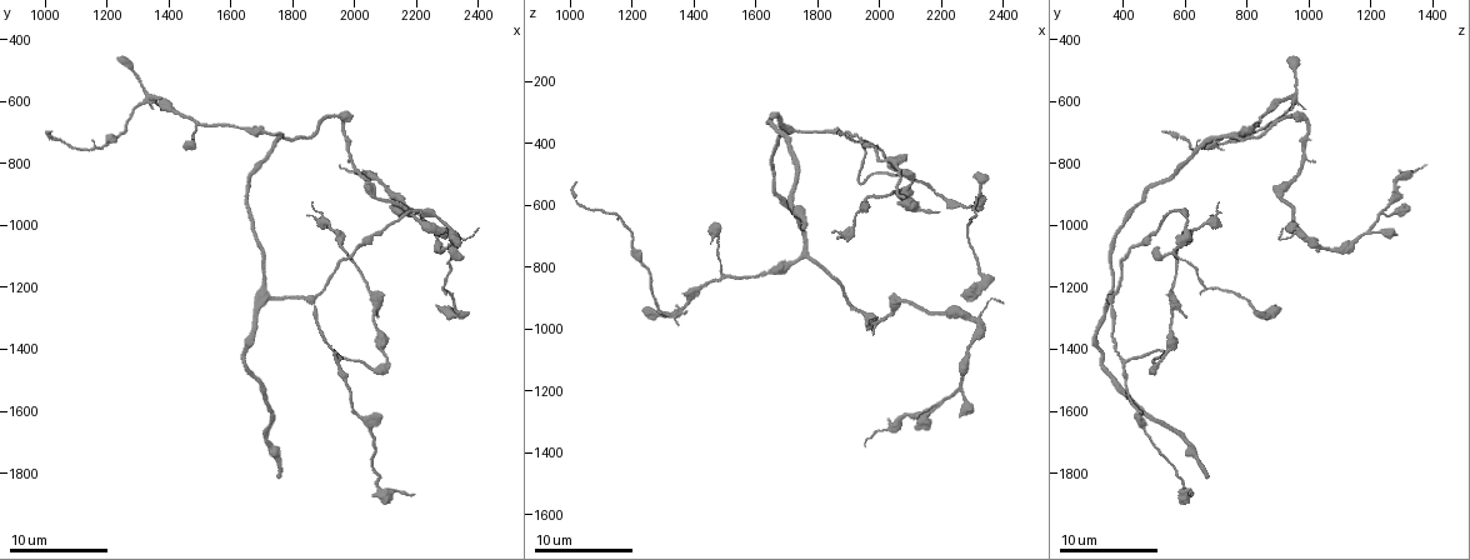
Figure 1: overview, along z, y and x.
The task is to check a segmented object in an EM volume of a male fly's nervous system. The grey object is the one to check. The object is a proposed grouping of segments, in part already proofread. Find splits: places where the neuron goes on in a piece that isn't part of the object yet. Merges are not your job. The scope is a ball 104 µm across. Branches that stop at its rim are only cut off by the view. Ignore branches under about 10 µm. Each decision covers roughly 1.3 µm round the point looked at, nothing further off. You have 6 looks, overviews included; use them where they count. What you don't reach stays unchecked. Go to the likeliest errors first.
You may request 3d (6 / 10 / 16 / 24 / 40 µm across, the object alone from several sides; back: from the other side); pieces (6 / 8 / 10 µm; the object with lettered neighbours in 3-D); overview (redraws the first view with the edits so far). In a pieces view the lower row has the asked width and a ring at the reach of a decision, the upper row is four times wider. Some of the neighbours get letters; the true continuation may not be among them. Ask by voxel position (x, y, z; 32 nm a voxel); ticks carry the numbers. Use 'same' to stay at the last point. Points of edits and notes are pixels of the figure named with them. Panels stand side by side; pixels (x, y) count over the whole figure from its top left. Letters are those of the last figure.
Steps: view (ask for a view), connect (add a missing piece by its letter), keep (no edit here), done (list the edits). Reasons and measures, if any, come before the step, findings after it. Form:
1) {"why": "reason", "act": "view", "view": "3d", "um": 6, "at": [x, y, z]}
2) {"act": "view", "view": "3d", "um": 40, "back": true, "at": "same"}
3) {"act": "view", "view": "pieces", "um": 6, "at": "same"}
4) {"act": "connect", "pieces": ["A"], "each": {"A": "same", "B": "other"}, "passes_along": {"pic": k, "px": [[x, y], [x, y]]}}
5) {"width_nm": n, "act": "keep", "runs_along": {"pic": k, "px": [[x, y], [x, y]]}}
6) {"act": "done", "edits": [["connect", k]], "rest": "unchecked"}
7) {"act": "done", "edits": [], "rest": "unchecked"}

{"why": "an open end", "act": "view", "view": "pieces", "um": 6, "at": [2270, 1250, 890]}

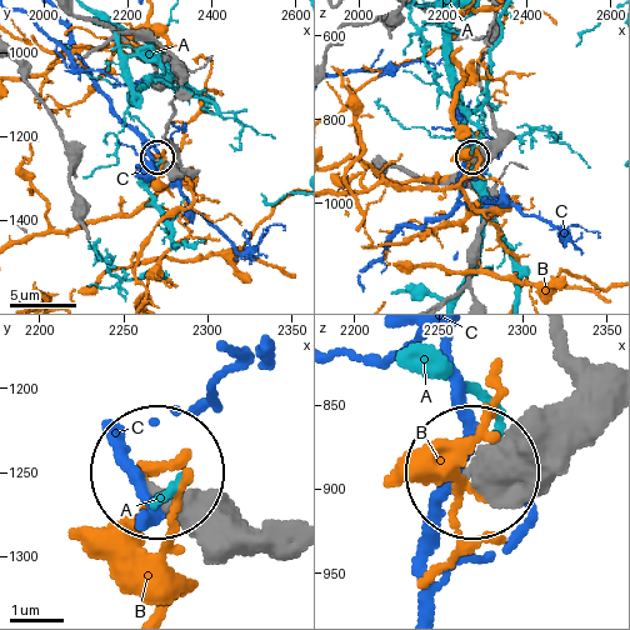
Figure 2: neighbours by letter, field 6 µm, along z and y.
{"act": "keep", "each": {"A": "other", "B": "other", "C": "other"}, "found": "no lettered piece goes on from it"}

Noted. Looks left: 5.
{"act": "view", "view": "pieces", "um": 8, "at": [2310, 1070, 490]}

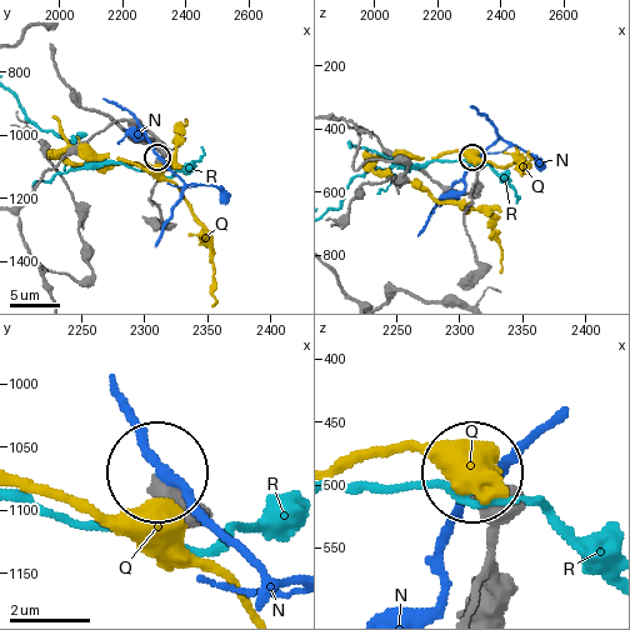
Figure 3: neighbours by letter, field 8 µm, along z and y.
{"act": "keep", "each": {"N": "other", "Q": "other", "R": "other"}, "found": "no lettered piece goes on from it"}

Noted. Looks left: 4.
{"why": "branch stops here", "act": "view", "view": "pieces", "um": 10, "at": [2400, 1020, 910]}

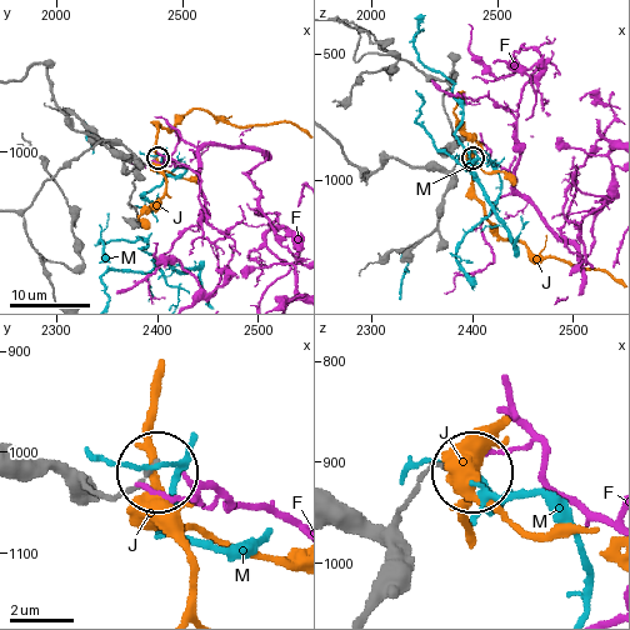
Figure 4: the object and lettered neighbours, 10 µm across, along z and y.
{"width_nm": 110, "act": "keep", "each": {"F": "other", "J": "other", "M": "other"}, "runs_along": {"pic": 4, "px": [[24, 454], [56, 465], [96, 494], [129, 491], [150, 473]]}, "found": "none of them fits"}

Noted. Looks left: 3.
{"act": "done", "edits": [], "rest": "unchecked"}

